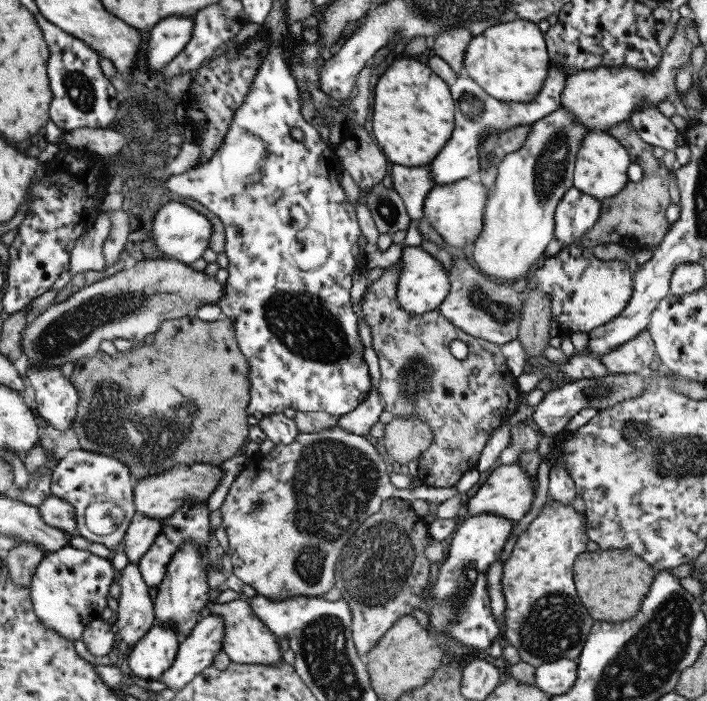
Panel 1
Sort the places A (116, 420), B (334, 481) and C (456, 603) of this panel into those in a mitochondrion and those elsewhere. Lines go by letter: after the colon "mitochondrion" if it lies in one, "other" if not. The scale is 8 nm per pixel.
A: mitochondrion
B: mitochondrion
C: mitochondrion

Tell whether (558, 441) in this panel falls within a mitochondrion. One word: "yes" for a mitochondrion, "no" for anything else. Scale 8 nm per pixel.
no

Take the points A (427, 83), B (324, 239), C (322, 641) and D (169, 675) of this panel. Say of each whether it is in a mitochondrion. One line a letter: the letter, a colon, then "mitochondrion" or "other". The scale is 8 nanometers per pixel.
A: other
B: other
C: mitochondrion
D: other

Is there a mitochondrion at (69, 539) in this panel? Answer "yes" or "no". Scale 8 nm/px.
no

